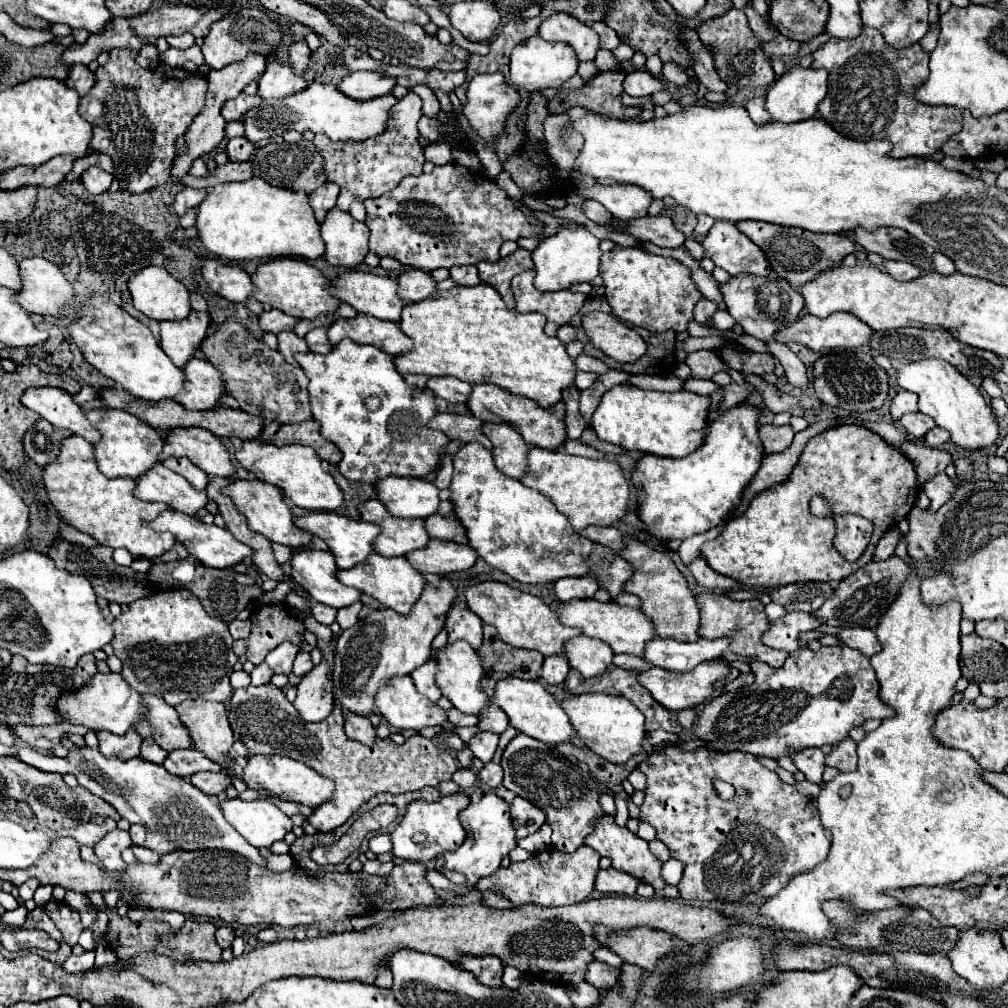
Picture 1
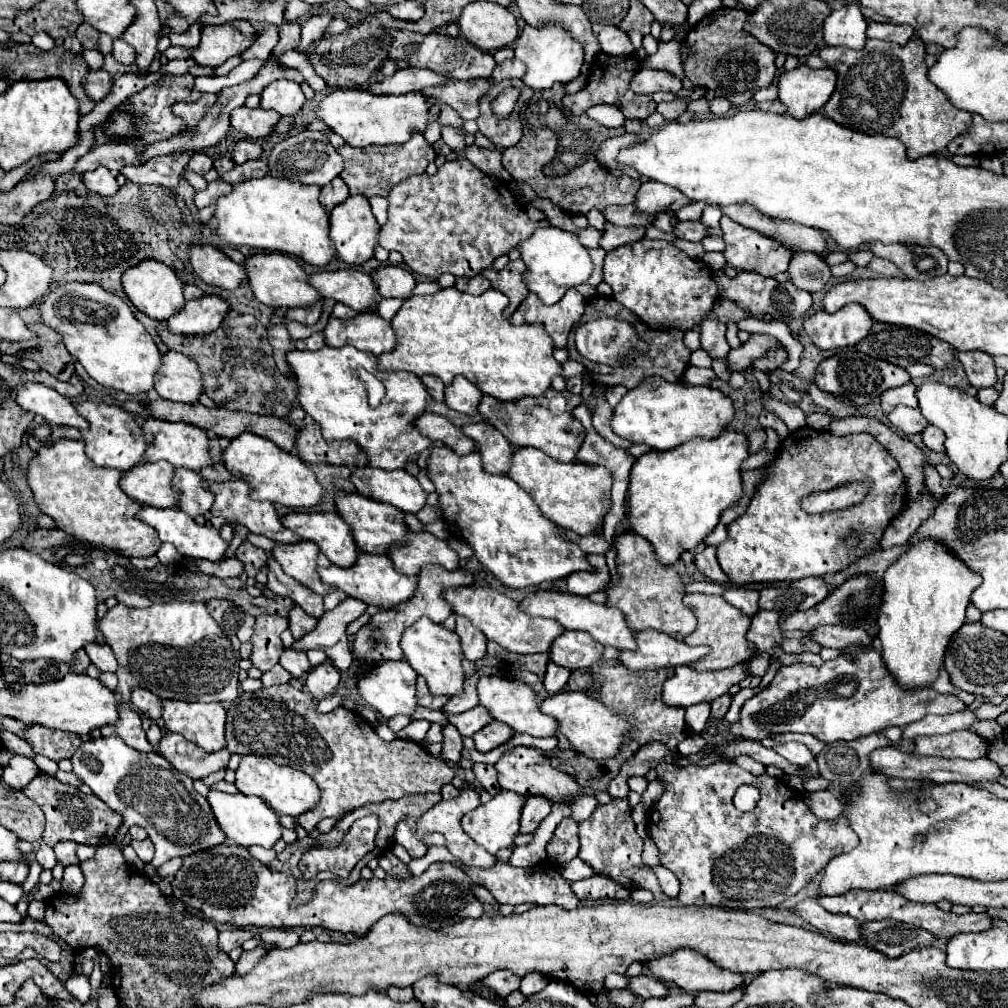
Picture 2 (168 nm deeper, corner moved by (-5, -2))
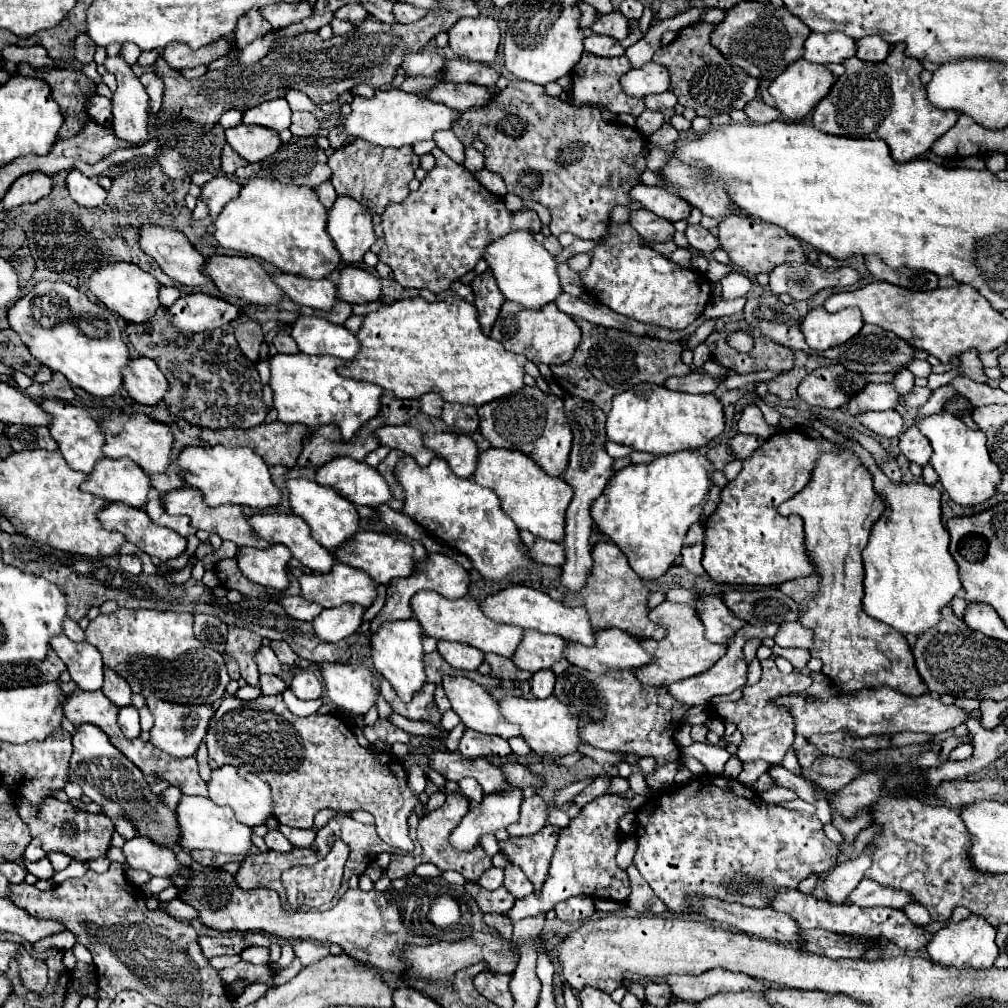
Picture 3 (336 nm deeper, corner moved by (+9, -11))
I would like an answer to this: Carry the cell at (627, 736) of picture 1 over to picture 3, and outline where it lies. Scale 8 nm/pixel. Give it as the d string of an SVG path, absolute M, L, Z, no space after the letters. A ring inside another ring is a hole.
M549 696L545 700L537 700L537 698L505 698L499 702L505 720L517 724L521 728L521 736L527 740L527 744L533 748L535 754L539 756L567 756L567 754L575 754L581 738L579 738L579 718L575 714L569 712L569 708L559 702L555 696Z

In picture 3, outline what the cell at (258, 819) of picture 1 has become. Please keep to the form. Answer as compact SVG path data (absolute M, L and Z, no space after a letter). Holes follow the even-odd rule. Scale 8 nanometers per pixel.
M183 796L177 804L177 818L181 818L181 846L189 850L213 850L221 854L249 854L253 848L253 830L235 818L229 806L219 806L203 796Z

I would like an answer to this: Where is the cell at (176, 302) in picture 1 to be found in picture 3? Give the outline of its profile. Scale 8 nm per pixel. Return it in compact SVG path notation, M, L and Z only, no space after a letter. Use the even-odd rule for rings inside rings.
M117 262L117 264L109 264L103 266L101 270L97 270L91 278L91 292L113 312L117 312L121 318L125 318L127 322L133 324L141 324L147 322L155 316L157 306L159 304L159 282L143 272L137 264L129 264L129 262Z

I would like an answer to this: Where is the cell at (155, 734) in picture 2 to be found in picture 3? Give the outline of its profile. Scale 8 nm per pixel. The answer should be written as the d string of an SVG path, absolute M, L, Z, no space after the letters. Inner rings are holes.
M125 706L125 708L121 708L117 722L119 722L123 734L125 734L129 740L139 738L141 728L139 728L139 712L135 710L135 706Z

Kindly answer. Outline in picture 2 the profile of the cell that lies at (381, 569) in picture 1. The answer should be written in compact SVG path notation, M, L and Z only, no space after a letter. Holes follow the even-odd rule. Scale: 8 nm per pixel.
M361 553L359 561L349 569L329 565L329 567L319 567L317 571L319 571L321 579L325 581L325 585L335 587L353 599L365 601L367 605L377 605L381 609L391 609L391 607L411 599L415 593L415 587L417 587L417 581L413 577L407 577L407 575L401 575L395 571L389 557L375 557L369 553Z

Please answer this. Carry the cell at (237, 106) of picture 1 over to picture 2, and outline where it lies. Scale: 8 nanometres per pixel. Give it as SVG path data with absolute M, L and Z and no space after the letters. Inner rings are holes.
M237 107L231 111L231 125L245 133L247 137L253 139L265 139L271 137L273 127L281 119L279 113L275 111L263 111L261 107L257 109L247 109L247 107Z

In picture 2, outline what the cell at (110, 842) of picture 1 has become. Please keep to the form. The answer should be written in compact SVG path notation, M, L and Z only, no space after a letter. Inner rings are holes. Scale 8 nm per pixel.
M145 839L145 841L131 841L131 847L137 851L137 855L139 855L141 861L151 863L153 853L155 853L155 849L153 849L153 845L151 845L151 839Z

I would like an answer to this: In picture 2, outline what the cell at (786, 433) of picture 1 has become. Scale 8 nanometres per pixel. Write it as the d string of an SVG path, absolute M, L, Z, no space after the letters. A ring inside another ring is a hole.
M757 429L757 431L749 431L745 435L747 435L747 441L749 441L749 453L759 453L765 445L765 431Z

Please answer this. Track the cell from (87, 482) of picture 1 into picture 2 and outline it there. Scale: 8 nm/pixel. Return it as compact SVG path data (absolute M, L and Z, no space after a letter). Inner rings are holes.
M59 439L55 445L39 449L29 461L27 483L41 513L49 515L65 533L91 543L103 551L119 551L127 557L155 555L161 541L149 525L135 519L137 509L143 505L129 499L121 487L121 473L117 469L97 467L85 455L83 441Z

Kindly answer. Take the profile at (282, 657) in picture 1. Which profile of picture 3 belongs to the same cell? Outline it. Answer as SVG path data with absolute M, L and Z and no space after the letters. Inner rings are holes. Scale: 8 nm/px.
M339 606L323 610L311 624L313 632L323 642L337 642L351 636L361 626L361 606Z

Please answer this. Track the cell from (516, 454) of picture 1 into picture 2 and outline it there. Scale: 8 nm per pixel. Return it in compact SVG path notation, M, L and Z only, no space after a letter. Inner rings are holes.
M471 423L461 427L463 435L471 437L481 455L483 471L493 475L503 475L511 467L511 443L489 423Z

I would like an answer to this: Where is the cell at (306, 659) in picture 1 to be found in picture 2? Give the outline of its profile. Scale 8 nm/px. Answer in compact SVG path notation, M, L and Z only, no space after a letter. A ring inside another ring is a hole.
M285 649L281 653L281 659L279 659L279 665L283 669L287 669L293 677L297 679L303 679L309 671L311 671L311 663L307 659L307 655L303 651L297 651L297 649Z

